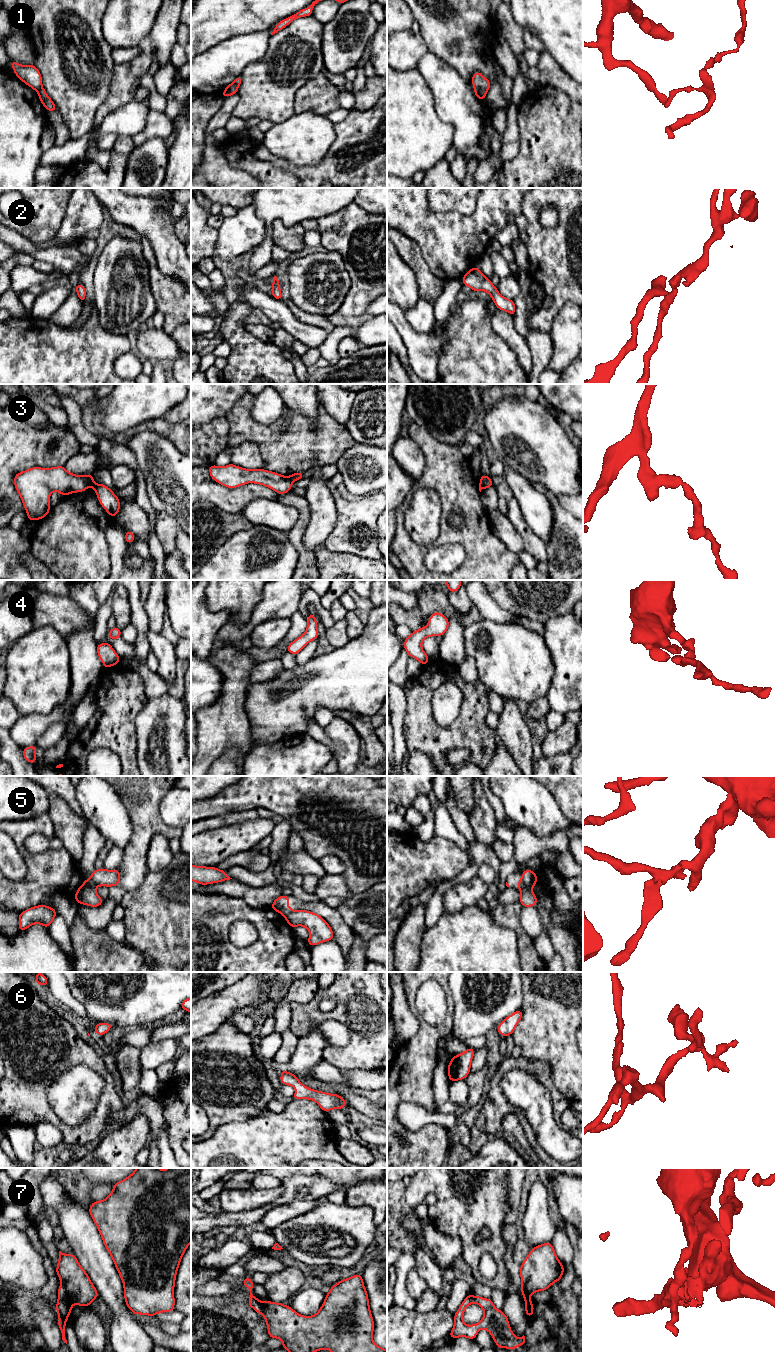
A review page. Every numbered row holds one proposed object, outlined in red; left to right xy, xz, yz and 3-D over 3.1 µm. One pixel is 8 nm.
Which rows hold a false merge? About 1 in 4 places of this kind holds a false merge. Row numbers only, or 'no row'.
1, 3, 5, 7

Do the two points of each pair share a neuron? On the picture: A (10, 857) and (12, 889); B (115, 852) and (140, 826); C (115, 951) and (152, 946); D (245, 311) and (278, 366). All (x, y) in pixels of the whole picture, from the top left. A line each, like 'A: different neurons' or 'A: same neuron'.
A: different neurons
B: different neurons
C: different neurons
D: same neuron

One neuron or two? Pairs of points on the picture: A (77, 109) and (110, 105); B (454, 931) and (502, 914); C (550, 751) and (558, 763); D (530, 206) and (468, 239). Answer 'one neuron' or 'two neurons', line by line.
A: two neurons
B: two neurons
C: two neurons
D: two neurons

